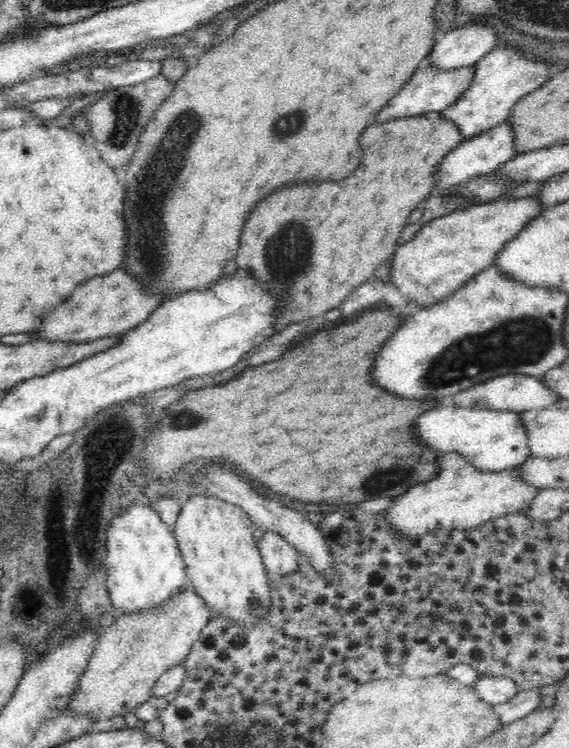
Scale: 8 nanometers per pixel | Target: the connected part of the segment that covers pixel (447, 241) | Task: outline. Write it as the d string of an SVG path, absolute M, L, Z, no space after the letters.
M534 197L501 198L492 204L457 209L436 218L424 224L410 241L395 248L390 259L390 278L414 307L433 305L460 289L469 278L494 266L498 251L536 220L544 209Z

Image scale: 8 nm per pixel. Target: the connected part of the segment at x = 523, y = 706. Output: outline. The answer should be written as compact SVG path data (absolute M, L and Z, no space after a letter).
M542 687L538 689L523 691L517 694L517 696L505 704L497 706L497 714L499 725L497 728L502 728L506 724L510 724L518 720L518 718L525 718L528 714L536 711L542 698Z

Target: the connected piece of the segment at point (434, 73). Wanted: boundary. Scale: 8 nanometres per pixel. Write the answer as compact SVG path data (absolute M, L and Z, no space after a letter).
M424 66L422 70L416 70L410 80L402 87L402 90L386 103L386 106L380 110L376 122L382 124L382 122L390 122L390 120L398 118L442 112L462 96L462 93L474 78L474 73L474 66L462 66L462 68L452 70L440 70L433 66Z

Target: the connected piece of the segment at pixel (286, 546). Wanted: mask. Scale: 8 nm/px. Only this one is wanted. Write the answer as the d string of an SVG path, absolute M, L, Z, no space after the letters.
M264 531L257 545L269 578L298 572L302 557L282 535Z

